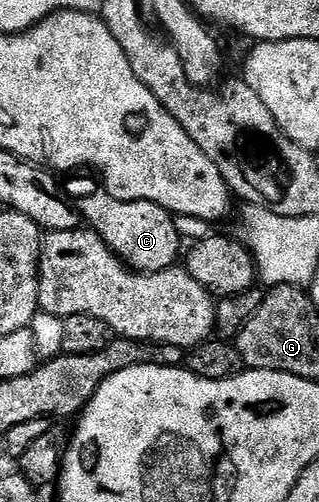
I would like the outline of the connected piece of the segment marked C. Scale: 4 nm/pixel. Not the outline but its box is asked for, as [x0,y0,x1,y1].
[79,192,183,274]

